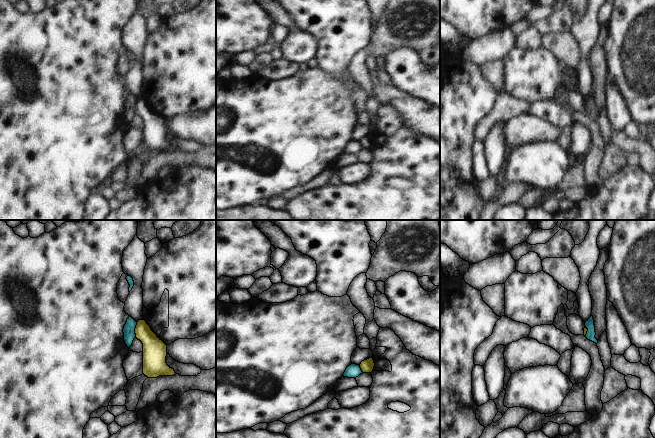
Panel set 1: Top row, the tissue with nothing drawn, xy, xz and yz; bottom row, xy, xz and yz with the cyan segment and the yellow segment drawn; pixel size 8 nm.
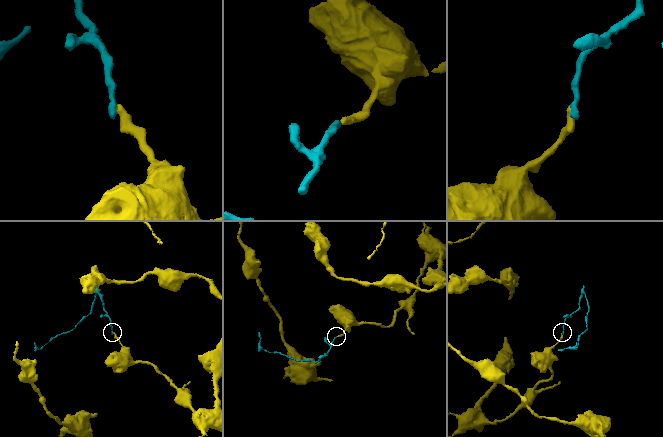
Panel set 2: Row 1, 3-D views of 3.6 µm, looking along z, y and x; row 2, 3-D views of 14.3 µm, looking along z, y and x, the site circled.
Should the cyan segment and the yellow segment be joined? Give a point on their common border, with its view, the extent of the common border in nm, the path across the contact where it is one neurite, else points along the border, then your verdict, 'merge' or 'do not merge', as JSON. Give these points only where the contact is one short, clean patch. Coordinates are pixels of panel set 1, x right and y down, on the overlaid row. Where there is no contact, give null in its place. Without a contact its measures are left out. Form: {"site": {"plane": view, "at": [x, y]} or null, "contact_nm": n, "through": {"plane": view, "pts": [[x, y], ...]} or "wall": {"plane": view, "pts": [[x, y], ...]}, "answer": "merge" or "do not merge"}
{"site": {"plane": "xy", "at": [134, 330]}, "contact_nm": 130, "wall": {"plane": "xy", "pts": [[137, 322], [135, 337]]}, "answer": "do not merge"}

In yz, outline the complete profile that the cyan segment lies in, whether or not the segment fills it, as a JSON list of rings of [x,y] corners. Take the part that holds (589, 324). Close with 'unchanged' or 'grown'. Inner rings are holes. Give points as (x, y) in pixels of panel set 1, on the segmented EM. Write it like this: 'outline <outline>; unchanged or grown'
outline [[[593,316],[585,322],[585,327],[588,329],[586,338],[594,343],[598,343],[598,340],[595,338],[596,332],[595,332],[595,325],[594,325],[594,319]]]; unchanged

